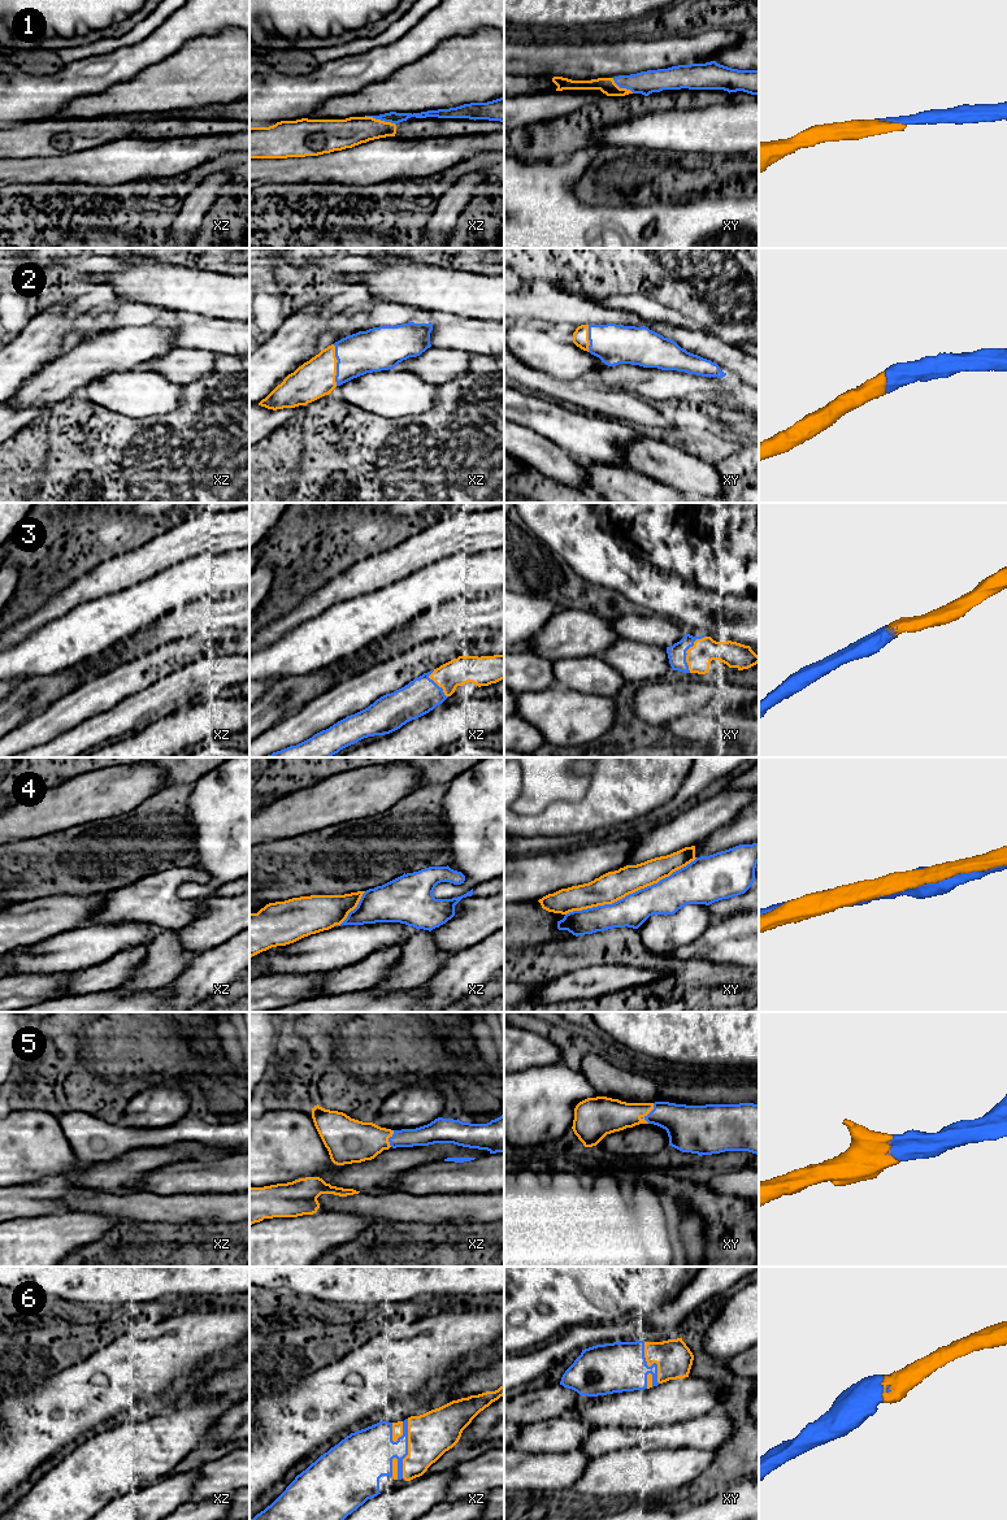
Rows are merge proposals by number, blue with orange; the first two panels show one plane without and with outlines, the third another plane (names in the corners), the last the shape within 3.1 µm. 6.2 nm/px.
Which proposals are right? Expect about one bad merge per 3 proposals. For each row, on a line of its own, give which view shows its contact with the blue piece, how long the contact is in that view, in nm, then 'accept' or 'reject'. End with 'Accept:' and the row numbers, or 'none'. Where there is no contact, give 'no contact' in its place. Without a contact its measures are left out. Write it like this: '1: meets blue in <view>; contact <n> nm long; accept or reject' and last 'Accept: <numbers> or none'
1: meets blue in xz; contact 200 nm long; accept
2: meets blue in xz; contact 260 nm long; accept
3: meets blue in xy; contact 260 nm long; accept
4: meets blue in xy; contact 900 nm long; reject
5: meets blue in xy; contact 130 nm long; accept
6: meets blue in xz; contact 380 nm long; accept
Accept: 1, 2, 3, 5, 6

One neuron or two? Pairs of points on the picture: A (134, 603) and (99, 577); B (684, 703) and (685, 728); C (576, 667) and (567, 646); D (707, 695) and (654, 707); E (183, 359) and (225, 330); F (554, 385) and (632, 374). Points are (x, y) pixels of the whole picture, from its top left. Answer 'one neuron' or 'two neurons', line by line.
A: two neurons
B: two neurons
C: two neurons
D: one neuron
E: two neurons
F: two neurons

